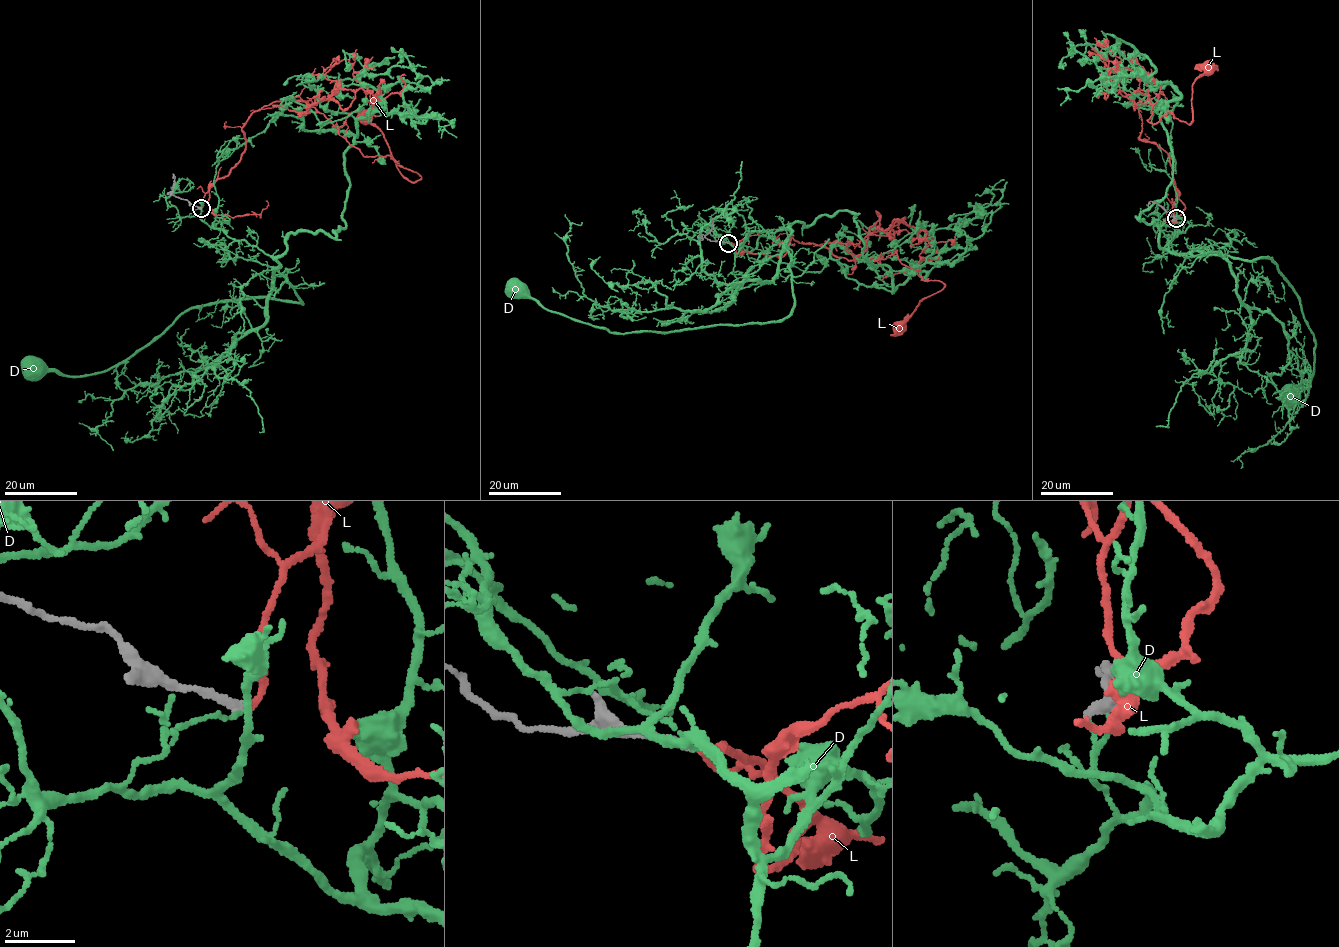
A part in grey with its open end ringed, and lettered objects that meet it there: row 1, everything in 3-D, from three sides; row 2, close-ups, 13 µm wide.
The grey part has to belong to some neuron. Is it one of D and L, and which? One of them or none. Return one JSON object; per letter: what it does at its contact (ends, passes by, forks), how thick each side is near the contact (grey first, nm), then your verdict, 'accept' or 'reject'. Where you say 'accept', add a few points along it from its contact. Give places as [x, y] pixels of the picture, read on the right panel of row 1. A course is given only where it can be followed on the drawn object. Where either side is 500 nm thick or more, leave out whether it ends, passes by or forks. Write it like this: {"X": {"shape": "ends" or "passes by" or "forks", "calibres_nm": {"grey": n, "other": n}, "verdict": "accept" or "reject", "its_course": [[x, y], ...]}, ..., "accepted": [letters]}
{"D": {"shape": "ends", "calibres_nm": {"grey": 220, "other": 120}, "verdict": "reject"}, "L": {"shape": "ends", "calibres_nm": {"grey": 200, "other": 190}, "verdict": "accept", "its_course": [[1176, 219], [1169, 156], [1139, 135], [1138, 106], [1147, 89], [1147, 120], [1190, 125], [1209, 67]]}, "accepted": ["L"]}

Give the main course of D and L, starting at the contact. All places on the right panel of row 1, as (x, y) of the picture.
D: (1176, 219), (1184, 233), (1167, 239), (1171, 252), (1265, 257), (1296, 293), (1314, 365), (1310, 385), (1288, 395)
L: (1176, 219), (1169, 156), (1139, 135), (1138, 106), (1147, 89), (1147, 120), (1190, 125), (1209, 67)

